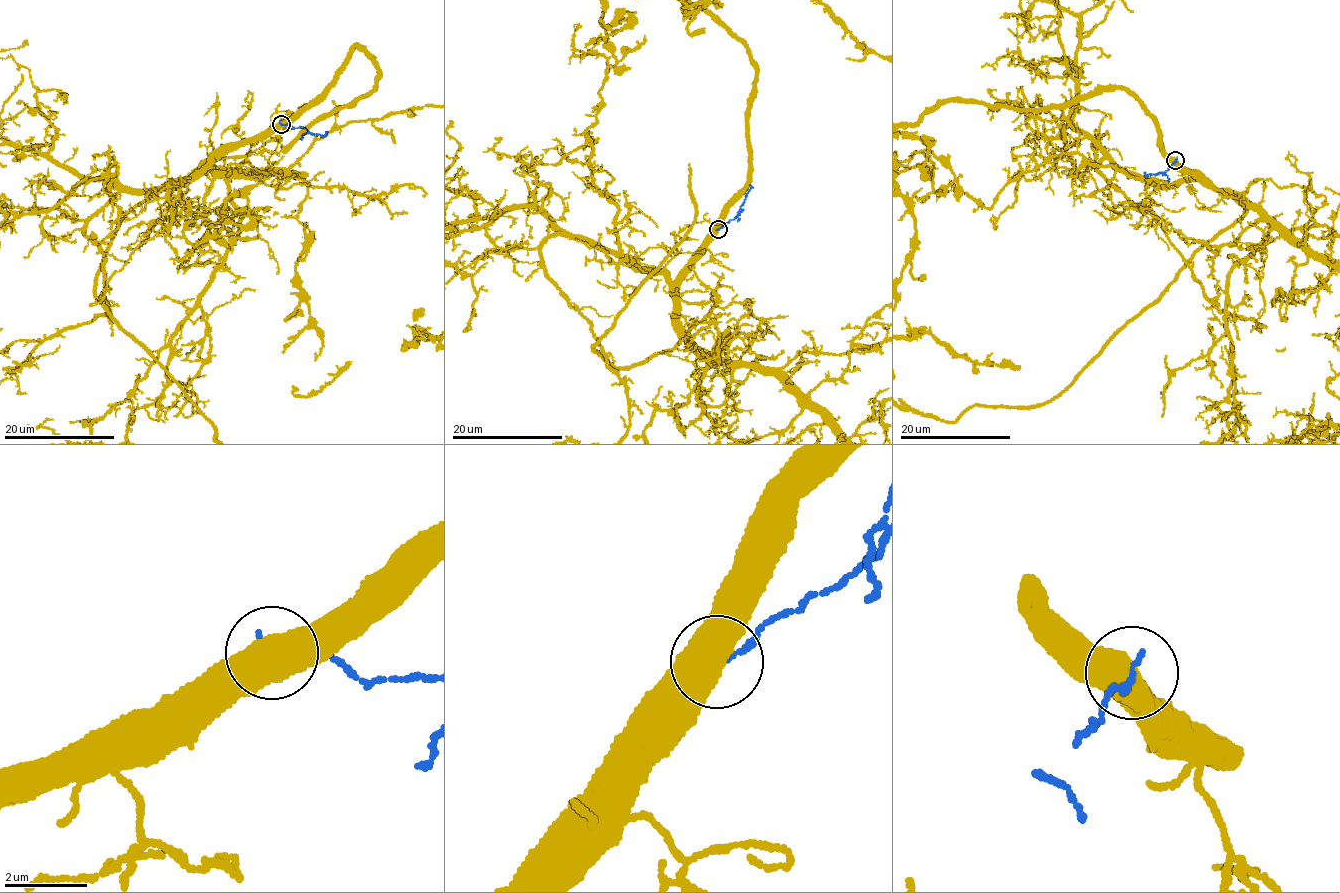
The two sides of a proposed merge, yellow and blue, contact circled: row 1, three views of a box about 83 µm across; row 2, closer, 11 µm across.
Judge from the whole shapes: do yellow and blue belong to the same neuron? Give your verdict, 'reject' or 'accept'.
reject

